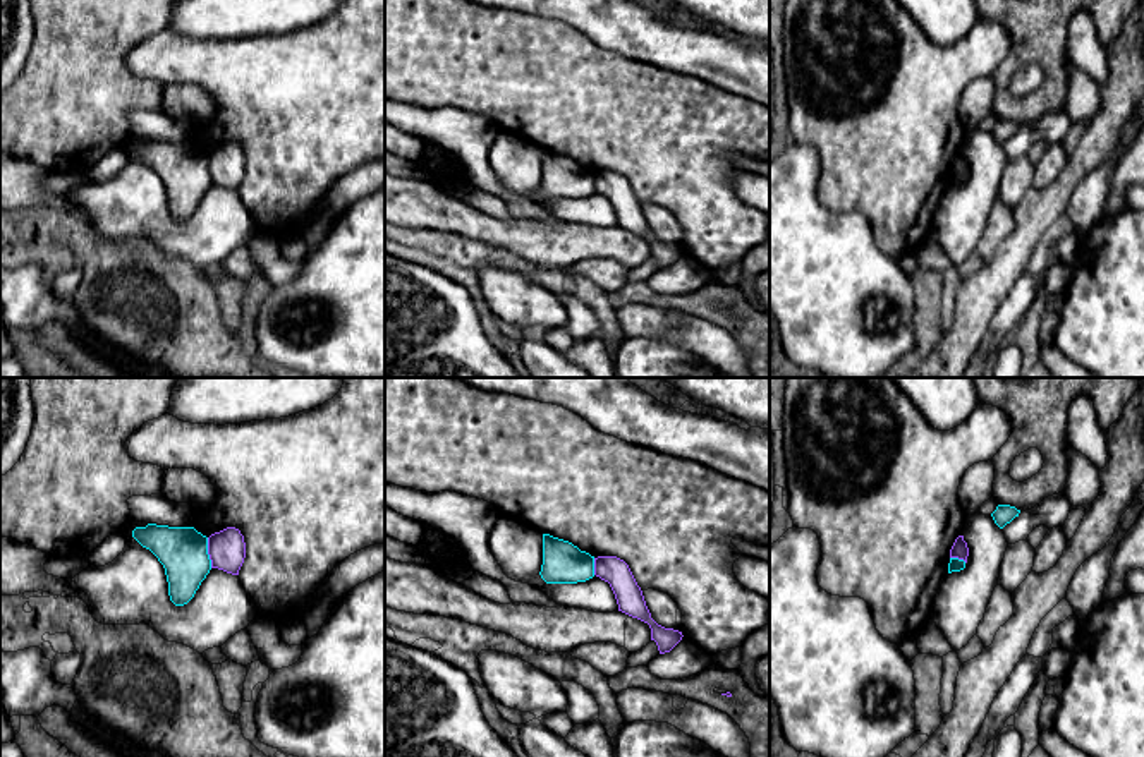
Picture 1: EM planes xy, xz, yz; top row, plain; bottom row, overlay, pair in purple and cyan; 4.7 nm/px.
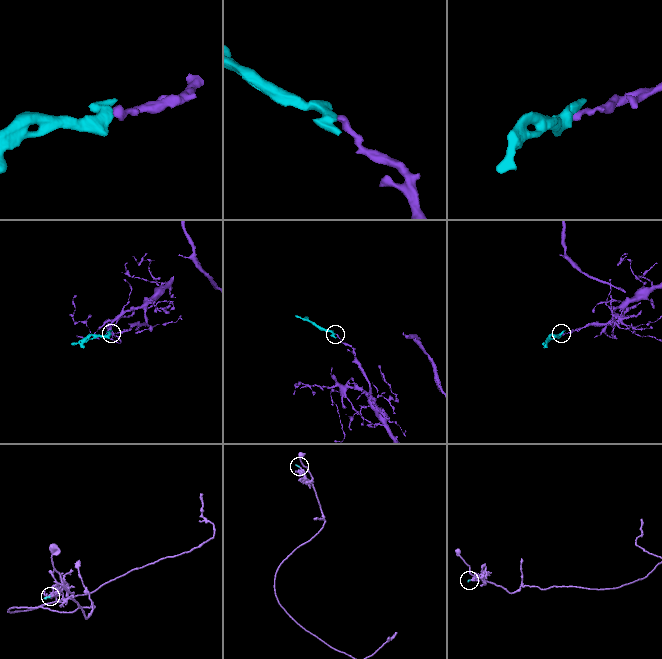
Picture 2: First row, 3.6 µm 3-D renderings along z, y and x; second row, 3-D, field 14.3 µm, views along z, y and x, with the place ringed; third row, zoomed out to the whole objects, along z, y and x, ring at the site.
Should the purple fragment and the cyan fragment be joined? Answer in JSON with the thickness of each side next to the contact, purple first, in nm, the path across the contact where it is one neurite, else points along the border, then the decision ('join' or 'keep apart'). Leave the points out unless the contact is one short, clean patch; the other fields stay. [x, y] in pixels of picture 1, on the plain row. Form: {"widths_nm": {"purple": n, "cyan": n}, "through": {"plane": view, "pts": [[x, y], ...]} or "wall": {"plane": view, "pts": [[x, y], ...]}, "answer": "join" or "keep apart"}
{"widths_nm": {"purple": 180, "cyan": 240}, "wall": {"plane": "xy", "pts": [[206, 153], [206, 169], [212, 182]]}, "answer": "keep apart"}

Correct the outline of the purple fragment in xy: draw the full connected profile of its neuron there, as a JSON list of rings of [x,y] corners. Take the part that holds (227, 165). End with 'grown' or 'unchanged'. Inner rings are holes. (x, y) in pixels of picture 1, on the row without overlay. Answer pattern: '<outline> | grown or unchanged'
[[[227,142],[208,153],[208,170],[211,184],[223,185],[232,191],[239,191],[239,185],[246,173],[244,151],[235,142]]] | unchanged

